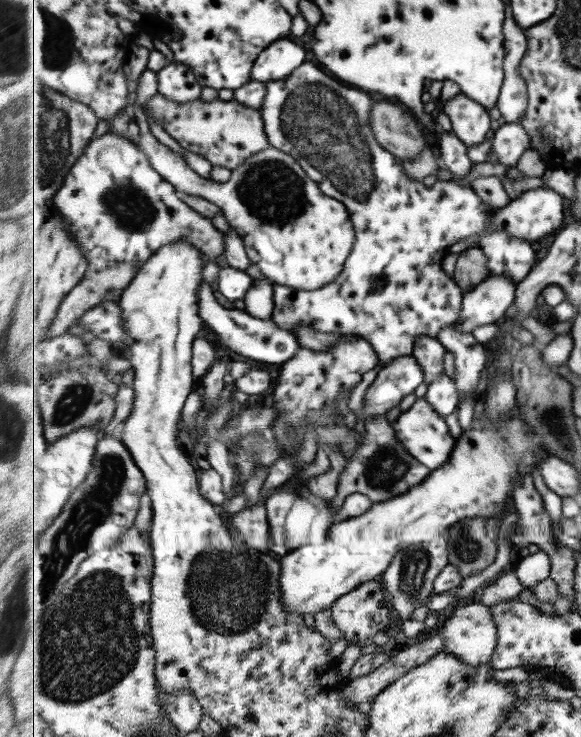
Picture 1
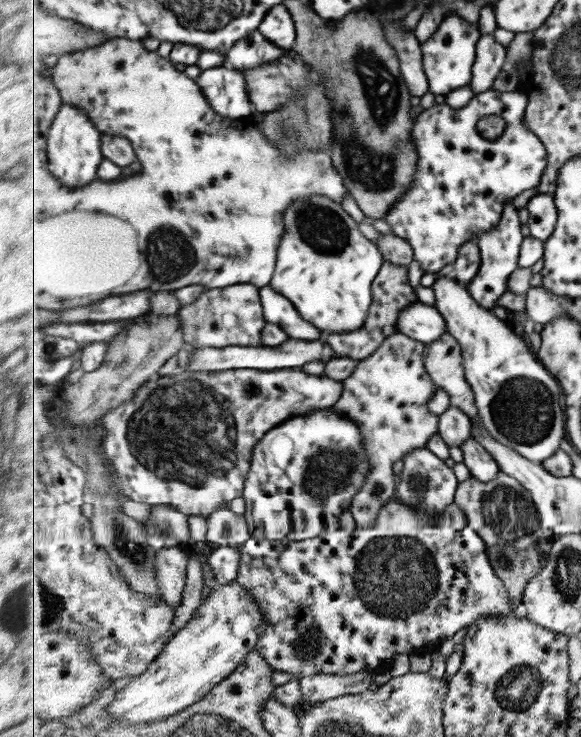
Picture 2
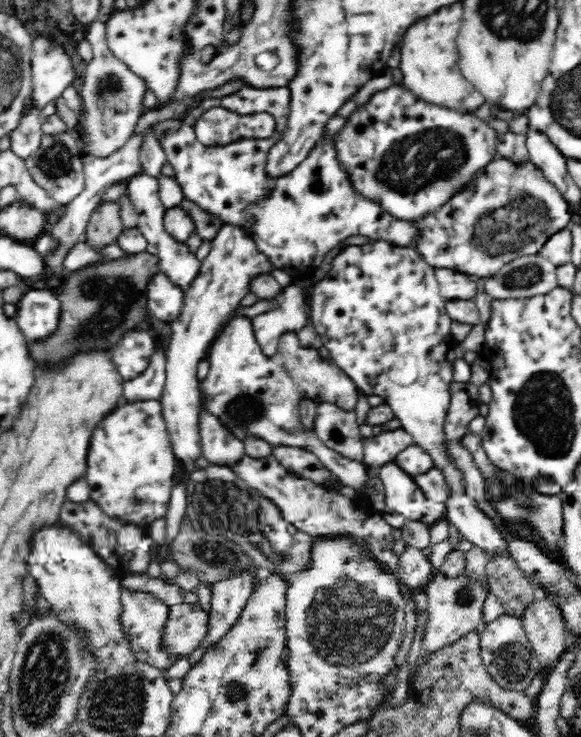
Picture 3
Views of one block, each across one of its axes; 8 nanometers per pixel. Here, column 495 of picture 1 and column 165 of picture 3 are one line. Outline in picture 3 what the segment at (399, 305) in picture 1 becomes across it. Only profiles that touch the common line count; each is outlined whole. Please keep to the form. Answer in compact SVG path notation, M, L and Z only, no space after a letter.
M144 172L129 178L127 192L129 192L130 200L138 213L138 225L136 228L140 230L147 240L147 251L157 256L159 260L157 267L173 284L182 287L182 290L186 292L190 283L198 274L201 260L198 260L195 254L190 253L186 243L177 241L166 232L164 215L168 208L165 208L160 201L158 186L158 178L149 176Z

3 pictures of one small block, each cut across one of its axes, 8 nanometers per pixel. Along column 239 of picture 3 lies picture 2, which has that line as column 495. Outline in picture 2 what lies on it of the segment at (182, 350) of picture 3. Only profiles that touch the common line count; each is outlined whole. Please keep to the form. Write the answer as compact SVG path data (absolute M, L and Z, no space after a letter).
M513 200L507 202L507 206L503 212L502 220L498 226L495 226L489 231L481 231L479 233L479 247L481 247L481 260L477 276L469 283L465 283L465 288L471 292L471 296L478 301L483 308L492 311L493 308L497 308L501 296L509 291L509 278L511 274L519 268L519 256L521 252L521 246L523 244L523 228L521 228L521 222L519 222L518 209Z

